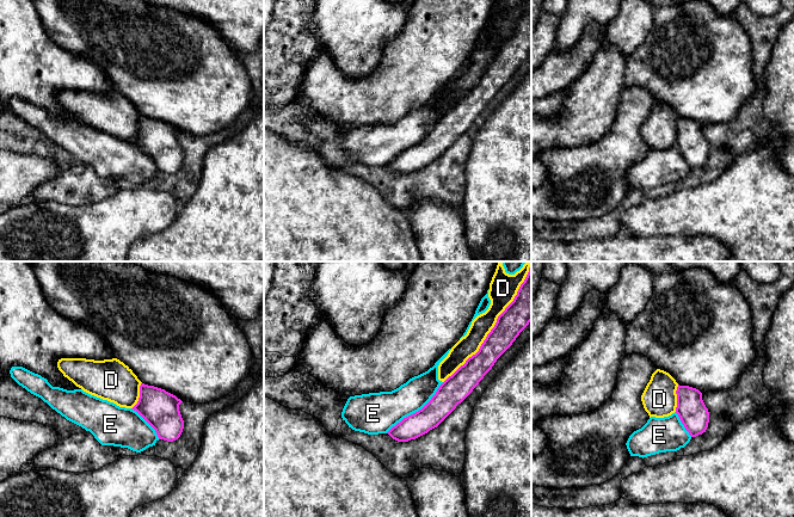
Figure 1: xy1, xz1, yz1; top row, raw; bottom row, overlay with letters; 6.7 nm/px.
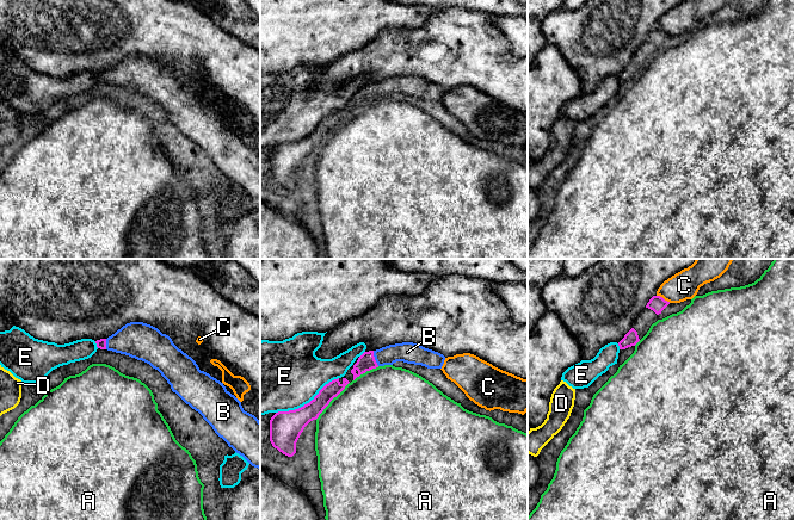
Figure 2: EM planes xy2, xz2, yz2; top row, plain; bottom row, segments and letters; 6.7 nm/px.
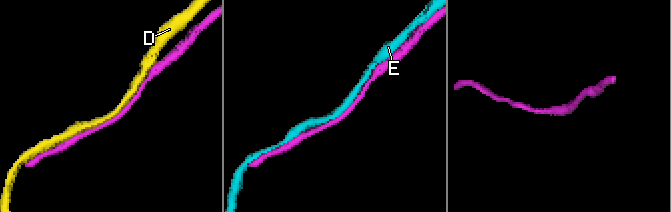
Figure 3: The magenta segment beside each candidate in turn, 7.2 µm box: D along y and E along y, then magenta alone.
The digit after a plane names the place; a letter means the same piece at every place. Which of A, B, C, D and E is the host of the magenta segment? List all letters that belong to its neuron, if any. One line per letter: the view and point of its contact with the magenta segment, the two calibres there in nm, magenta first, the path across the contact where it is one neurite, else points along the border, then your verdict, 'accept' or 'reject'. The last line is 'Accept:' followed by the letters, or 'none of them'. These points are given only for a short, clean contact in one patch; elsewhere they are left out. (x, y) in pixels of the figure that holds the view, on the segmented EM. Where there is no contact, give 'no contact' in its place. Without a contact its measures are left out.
A: xz2 (331, 400) | 130/480 nm | reject
B: xz2 (374, 358) | 120/140 nm | accept
C: yz2 (663, 298) | 110/190 nm | reject
D: xz1 (496, 324) | 220/190 nm | reject
E: xz2 (307, 403) | 220/480 nm | reject
Accept: B

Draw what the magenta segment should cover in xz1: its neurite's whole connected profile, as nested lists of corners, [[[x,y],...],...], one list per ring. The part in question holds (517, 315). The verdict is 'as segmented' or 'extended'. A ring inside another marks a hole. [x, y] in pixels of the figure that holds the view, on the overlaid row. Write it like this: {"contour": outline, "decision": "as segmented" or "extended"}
{"contour": [[[531,263],[517,295],[498,316],[479,351],[439,386],[421,410],[404,418],[387,433],[398,442],[408,442],[437,427],[473,392],[530,321]]], "decision": "as segmented"}

